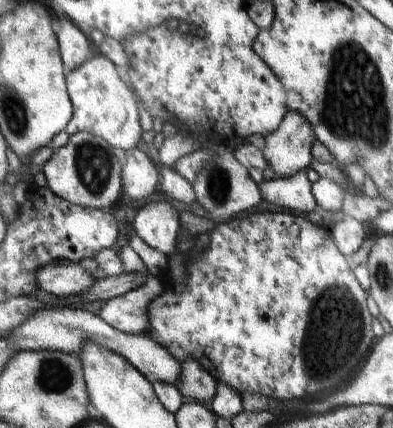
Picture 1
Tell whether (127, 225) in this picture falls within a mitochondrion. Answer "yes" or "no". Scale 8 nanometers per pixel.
no

